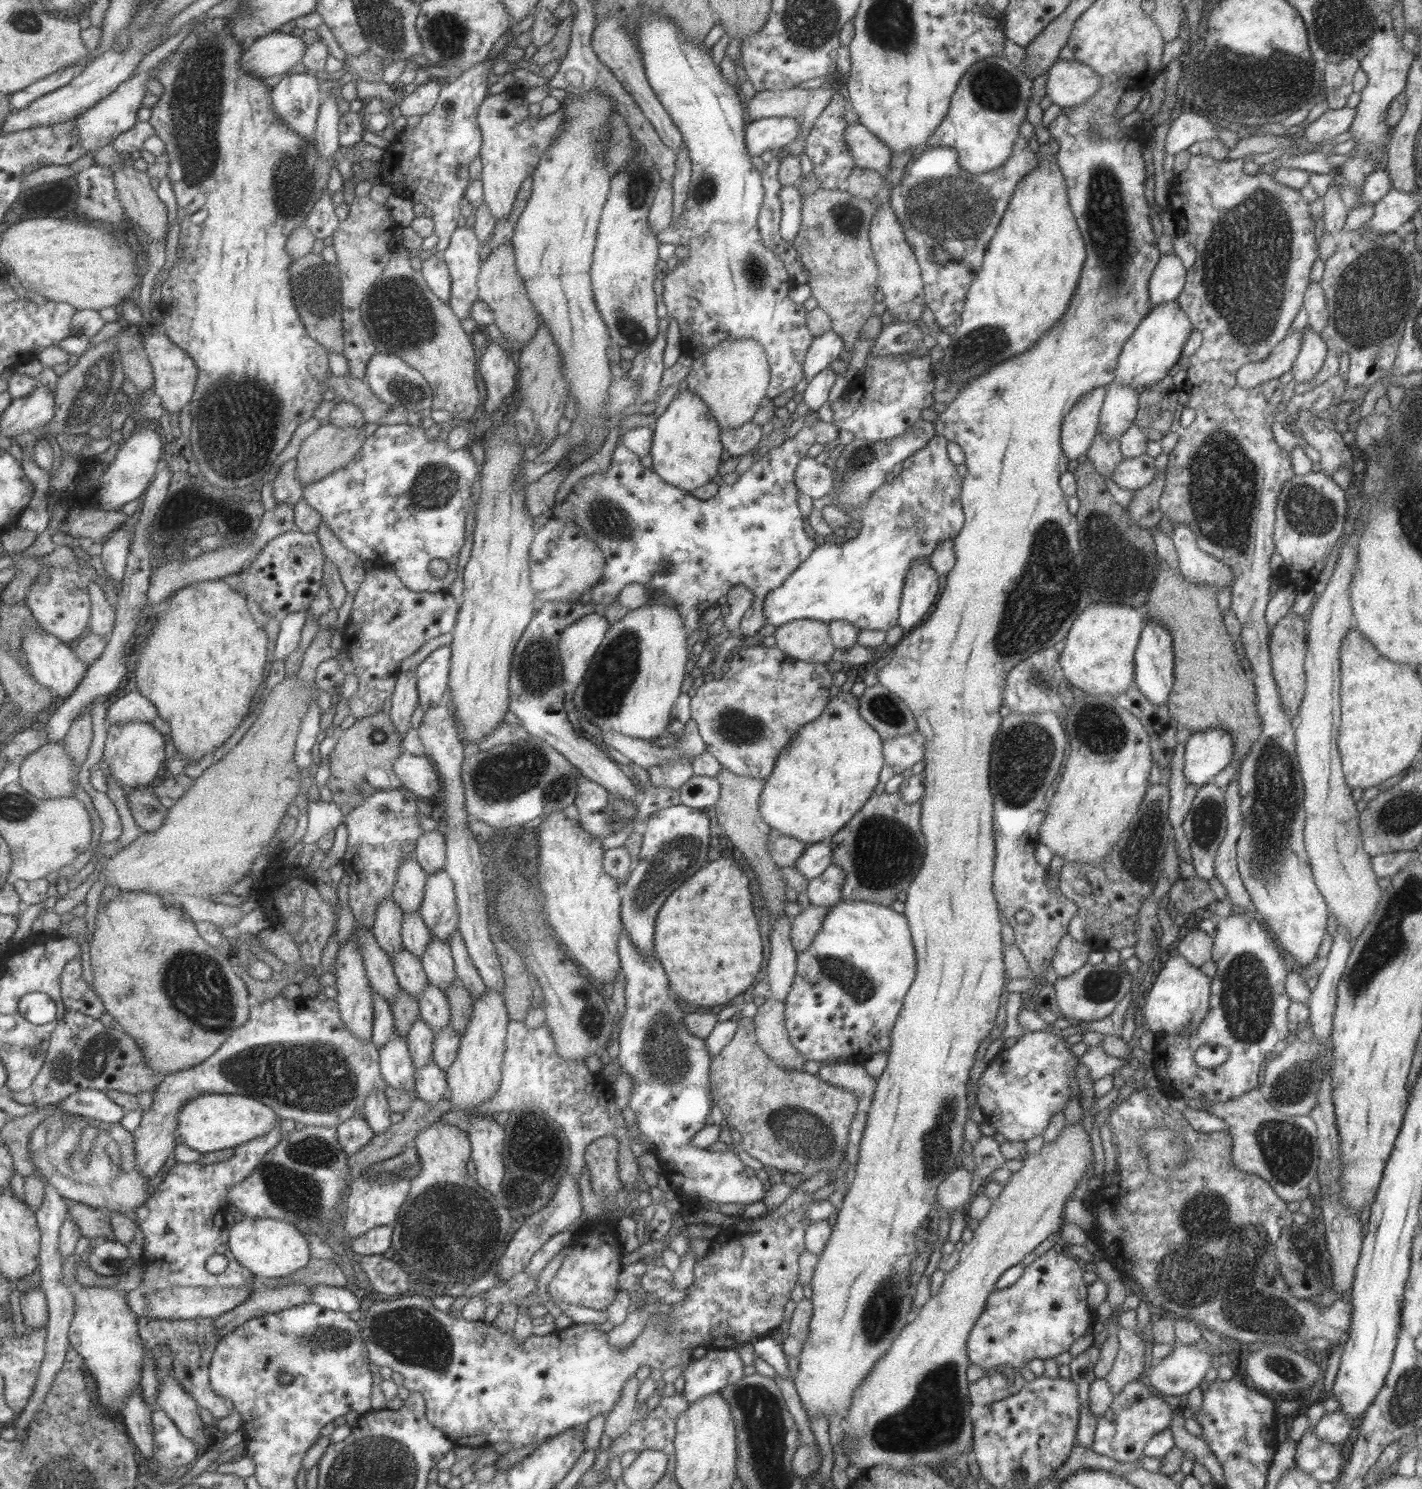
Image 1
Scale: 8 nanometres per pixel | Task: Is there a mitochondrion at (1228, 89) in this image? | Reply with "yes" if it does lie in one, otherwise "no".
yes

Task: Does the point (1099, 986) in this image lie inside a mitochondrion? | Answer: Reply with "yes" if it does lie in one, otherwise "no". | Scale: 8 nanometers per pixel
yes

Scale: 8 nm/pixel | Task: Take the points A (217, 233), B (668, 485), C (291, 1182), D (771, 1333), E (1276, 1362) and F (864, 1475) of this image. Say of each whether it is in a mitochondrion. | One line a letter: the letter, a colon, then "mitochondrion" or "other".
A: other
B: other
C: mitochondrion
D: other
E: mitochondrion
F: other

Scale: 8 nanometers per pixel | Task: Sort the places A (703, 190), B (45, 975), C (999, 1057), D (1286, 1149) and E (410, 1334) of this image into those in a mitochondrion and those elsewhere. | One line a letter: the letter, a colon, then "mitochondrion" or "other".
A: mitochondrion
B: other
C: other
D: mitochondrion
E: mitochondrion

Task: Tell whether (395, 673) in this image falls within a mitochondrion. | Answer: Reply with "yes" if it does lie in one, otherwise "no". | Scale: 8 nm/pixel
no

